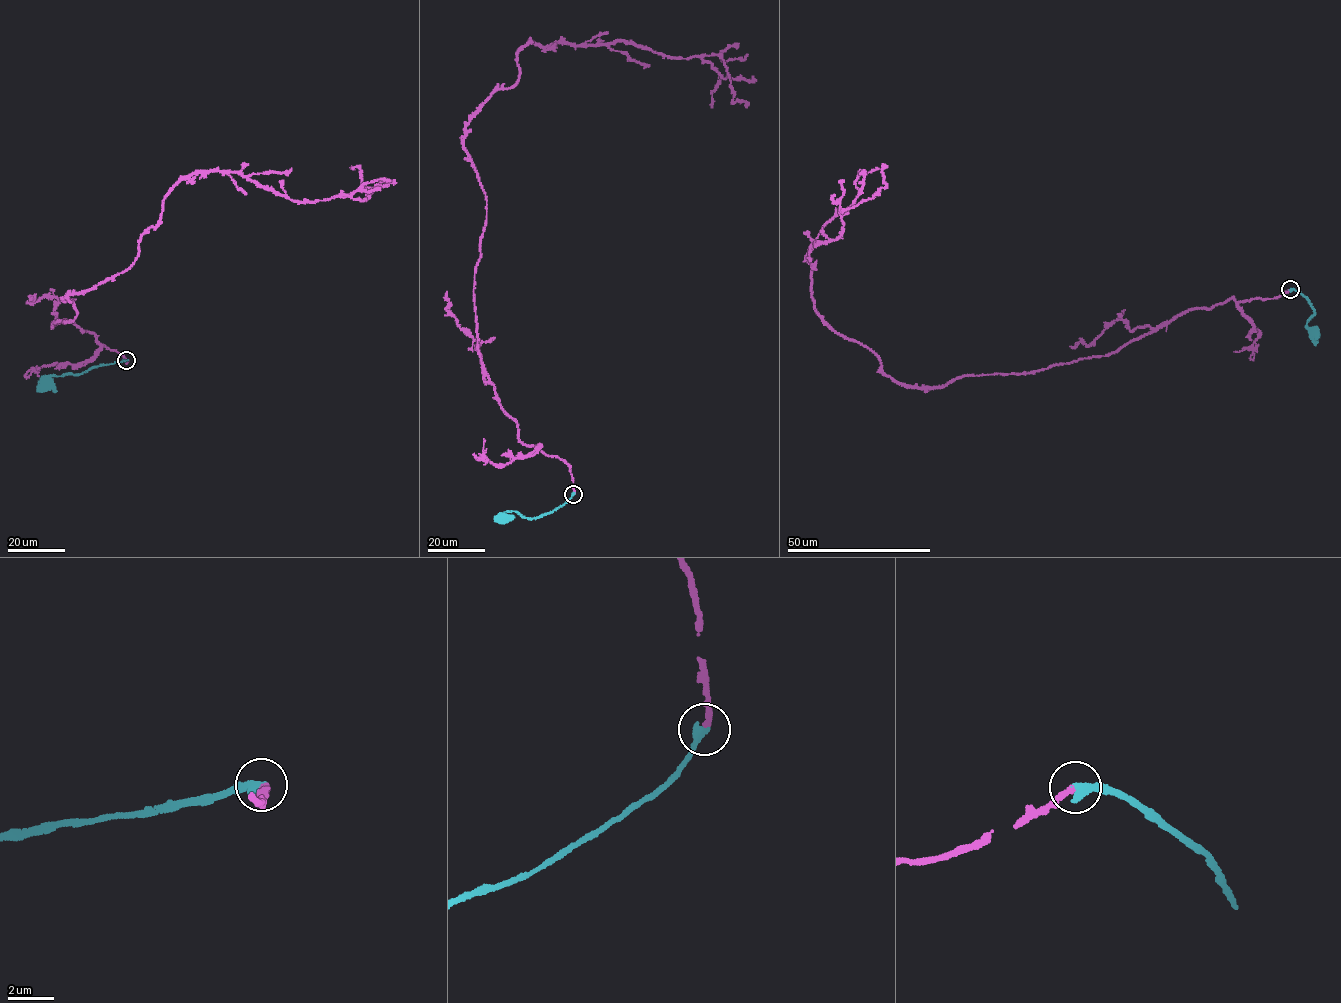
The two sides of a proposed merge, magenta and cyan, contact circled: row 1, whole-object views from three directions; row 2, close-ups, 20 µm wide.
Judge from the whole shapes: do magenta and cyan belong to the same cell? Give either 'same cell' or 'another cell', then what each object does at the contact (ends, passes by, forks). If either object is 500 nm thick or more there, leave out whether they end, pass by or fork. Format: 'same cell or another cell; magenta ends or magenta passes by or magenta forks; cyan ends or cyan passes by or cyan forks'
same cell; magenta ends; cyan ends

